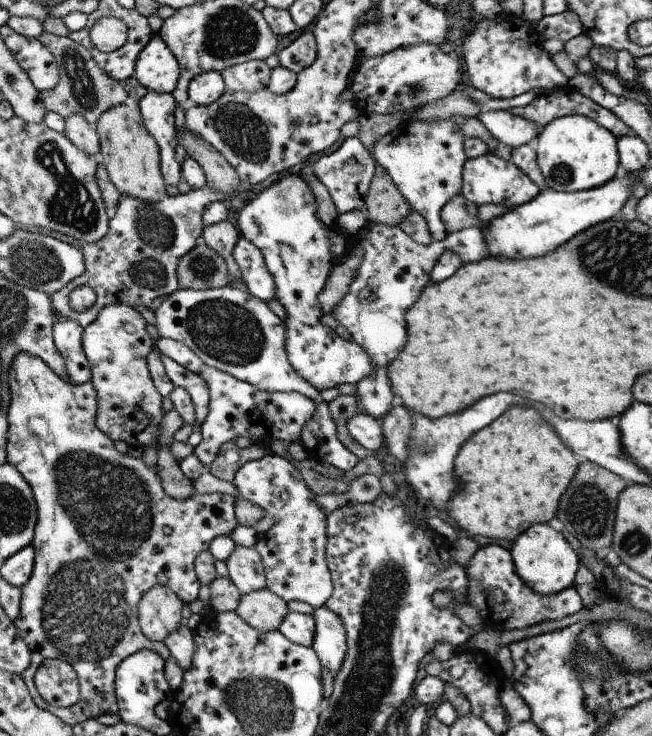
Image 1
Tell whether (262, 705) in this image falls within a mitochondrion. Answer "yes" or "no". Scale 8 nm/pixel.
yes

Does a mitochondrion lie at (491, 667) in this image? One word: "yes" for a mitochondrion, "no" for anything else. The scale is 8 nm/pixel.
no

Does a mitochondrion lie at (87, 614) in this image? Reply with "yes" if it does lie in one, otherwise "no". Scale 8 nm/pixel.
yes

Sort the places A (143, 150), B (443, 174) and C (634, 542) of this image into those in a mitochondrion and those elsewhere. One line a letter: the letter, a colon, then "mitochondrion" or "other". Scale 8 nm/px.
A: other
B: other
C: mitochondrion

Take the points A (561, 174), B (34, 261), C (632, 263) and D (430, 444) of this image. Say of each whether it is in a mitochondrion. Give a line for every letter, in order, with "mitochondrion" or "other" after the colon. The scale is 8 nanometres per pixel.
A: mitochondrion
B: mitochondrion
C: mitochondrion
D: mitochondrion

